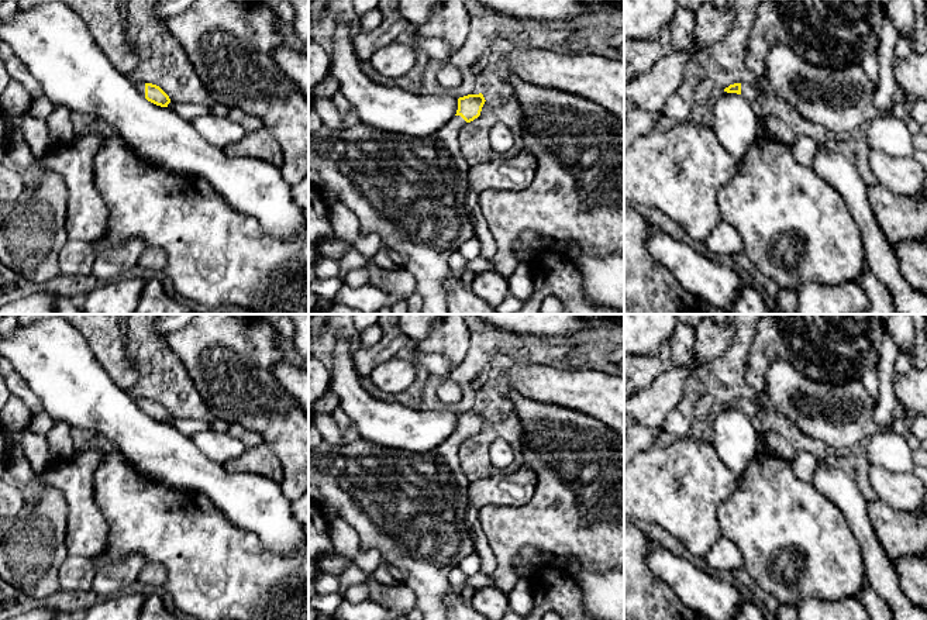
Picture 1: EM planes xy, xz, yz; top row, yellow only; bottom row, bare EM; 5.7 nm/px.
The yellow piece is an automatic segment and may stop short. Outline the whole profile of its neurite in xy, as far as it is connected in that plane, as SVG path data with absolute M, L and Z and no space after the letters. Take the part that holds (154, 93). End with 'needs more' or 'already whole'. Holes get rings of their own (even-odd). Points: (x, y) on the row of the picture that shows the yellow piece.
M138 83L137 85L139 93L151 103L161 106L161 107L168 107L170 103L169 96L156 85L152 83Z; needs more

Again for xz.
M482 93L459 97L455 117L425 138L390 134L361 123L341 131L327 128L309 131L309 166L318 170L320 186L331 186L338 202L358 216L361 237L375 232L380 237L383 247L402 256L403 269L414 276L416 292L423 297L421 314L449 314L442 286L449 273L449 256L475 235L466 210L469 163L461 152L458 134L466 123L480 116L485 101Z; needs more

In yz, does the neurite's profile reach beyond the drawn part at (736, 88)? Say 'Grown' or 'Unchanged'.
Grown

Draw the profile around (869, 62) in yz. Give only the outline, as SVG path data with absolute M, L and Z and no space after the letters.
M878 52L866 54L862 58L861 65L862 65L868 79L873 85L873 93L876 93L876 90L879 87L879 83L878 83L878 80L879 80L879 58L878 58Z

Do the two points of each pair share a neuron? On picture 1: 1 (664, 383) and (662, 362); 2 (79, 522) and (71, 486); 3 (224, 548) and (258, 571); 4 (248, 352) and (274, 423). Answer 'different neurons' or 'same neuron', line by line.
1: different neurons
2: same neuron
3: same neuron
4: same neuron

